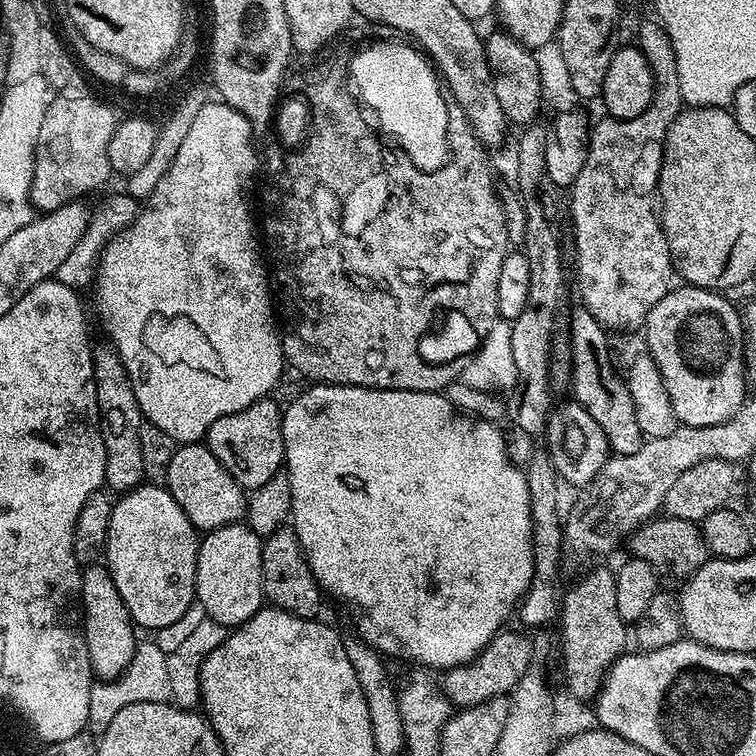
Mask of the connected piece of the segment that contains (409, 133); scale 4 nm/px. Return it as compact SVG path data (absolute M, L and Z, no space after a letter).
M401 41L362 45L348 65L349 79L359 101L372 110L381 130L397 140L401 151L419 169L433 172L447 163L450 154L447 132L452 114L441 81L428 79L429 59L411 43Z

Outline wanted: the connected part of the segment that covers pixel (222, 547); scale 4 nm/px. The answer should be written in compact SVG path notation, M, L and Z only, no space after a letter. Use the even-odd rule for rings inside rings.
M247 523L216 528L199 541L196 550L196 600L205 608L207 619L231 630L259 612L264 599L261 537Z

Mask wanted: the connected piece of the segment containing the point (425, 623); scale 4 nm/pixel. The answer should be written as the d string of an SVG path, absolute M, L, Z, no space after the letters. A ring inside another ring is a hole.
M313 383L291 401L284 413L284 458L286 475L292 487L291 523L294 525L304 557L317 584L325 593L341 600L352 611L355 635L385 658L413 660L428 668L447 670L473 660L496 633L505 627L508 615L528 592L534 574L532 560L532 516L528 477L508 461L504 436L488 420L471 420L456 412L439 392L353 388L347 384Z

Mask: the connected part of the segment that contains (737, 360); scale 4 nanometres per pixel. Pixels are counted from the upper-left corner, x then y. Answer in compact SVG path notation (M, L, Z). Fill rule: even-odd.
M691 286L673 287L654 307L648 312L648 319L642 325L644 336L648 339L648 348L646 348L647 355L652 357L652 361L658 366L658 370L662 374L662 378L666 382L666 390L670 394L670 406L672 412L676 415L677 421L686 427L708 427L714 426L716 423L722 423L724 420L730 419L741 407L746 403L746 396L744 396L744 376L742 371L742 356L736 353L736 331L741 331L742 316L736 308L727 300L727 295L721 294L719 291L711 288L693 288Z

